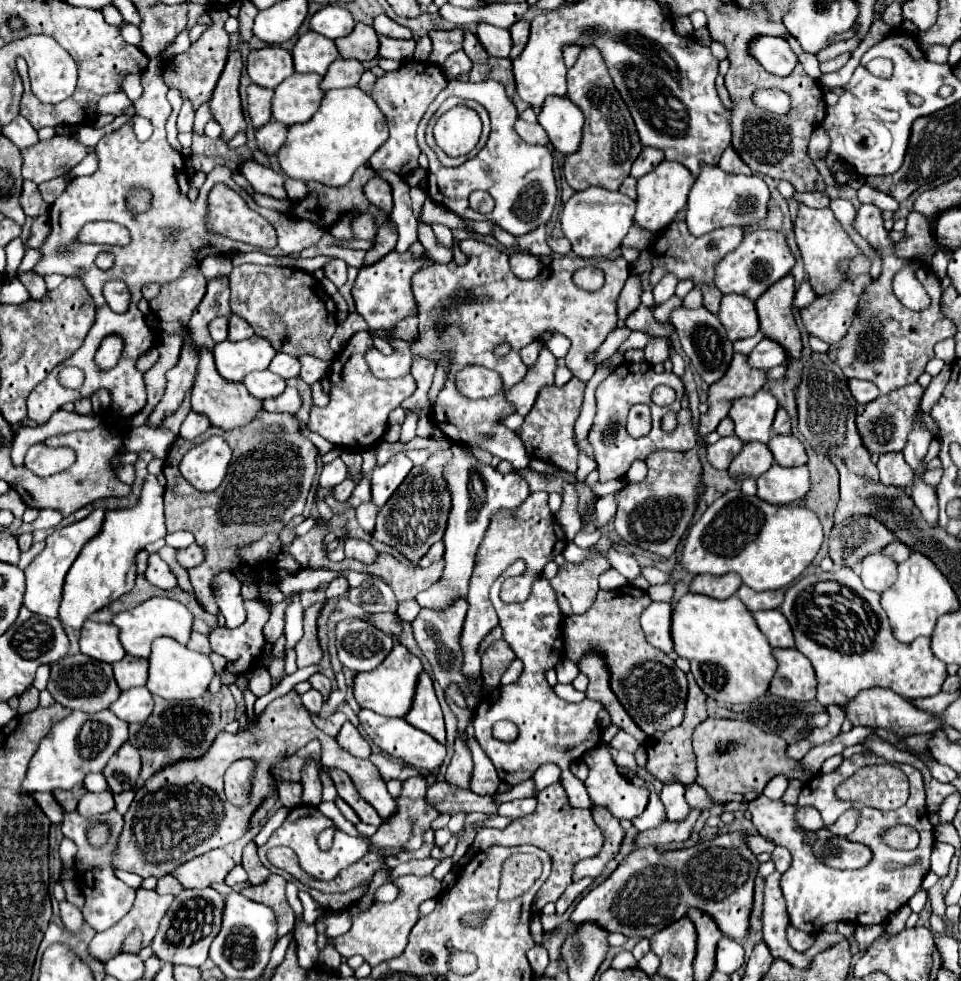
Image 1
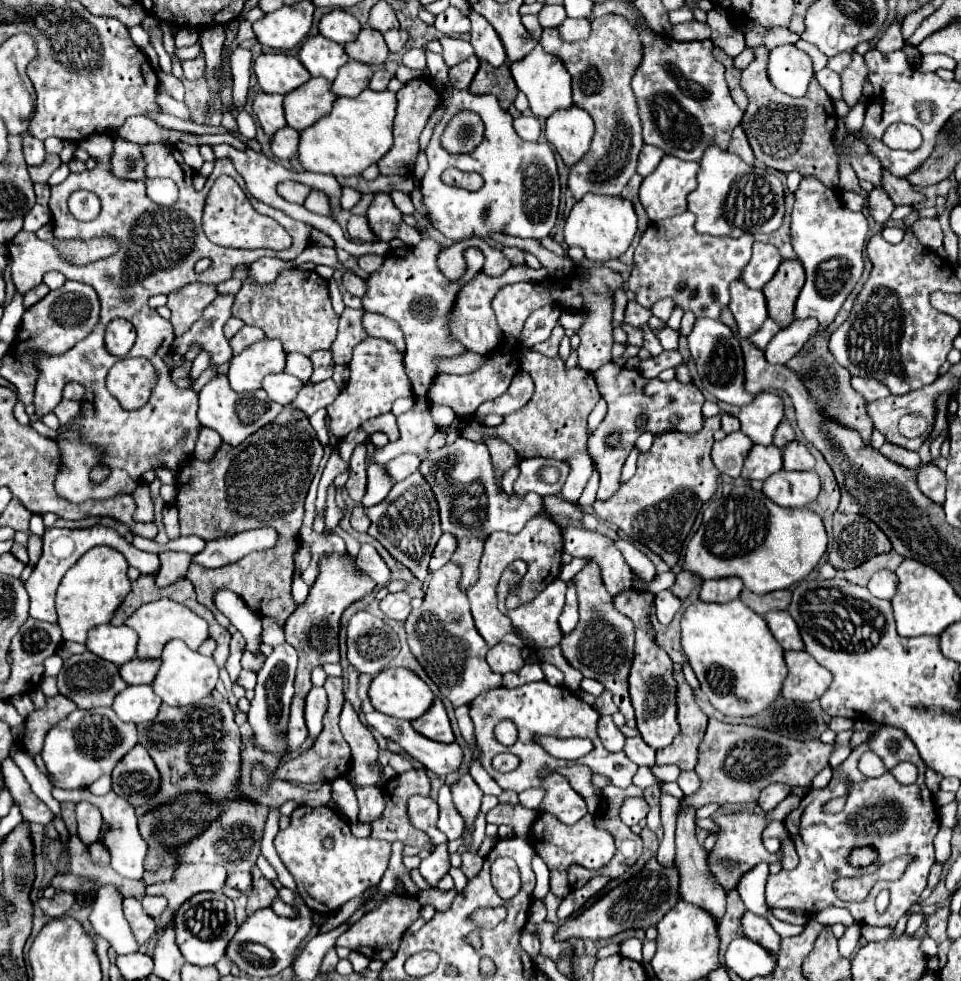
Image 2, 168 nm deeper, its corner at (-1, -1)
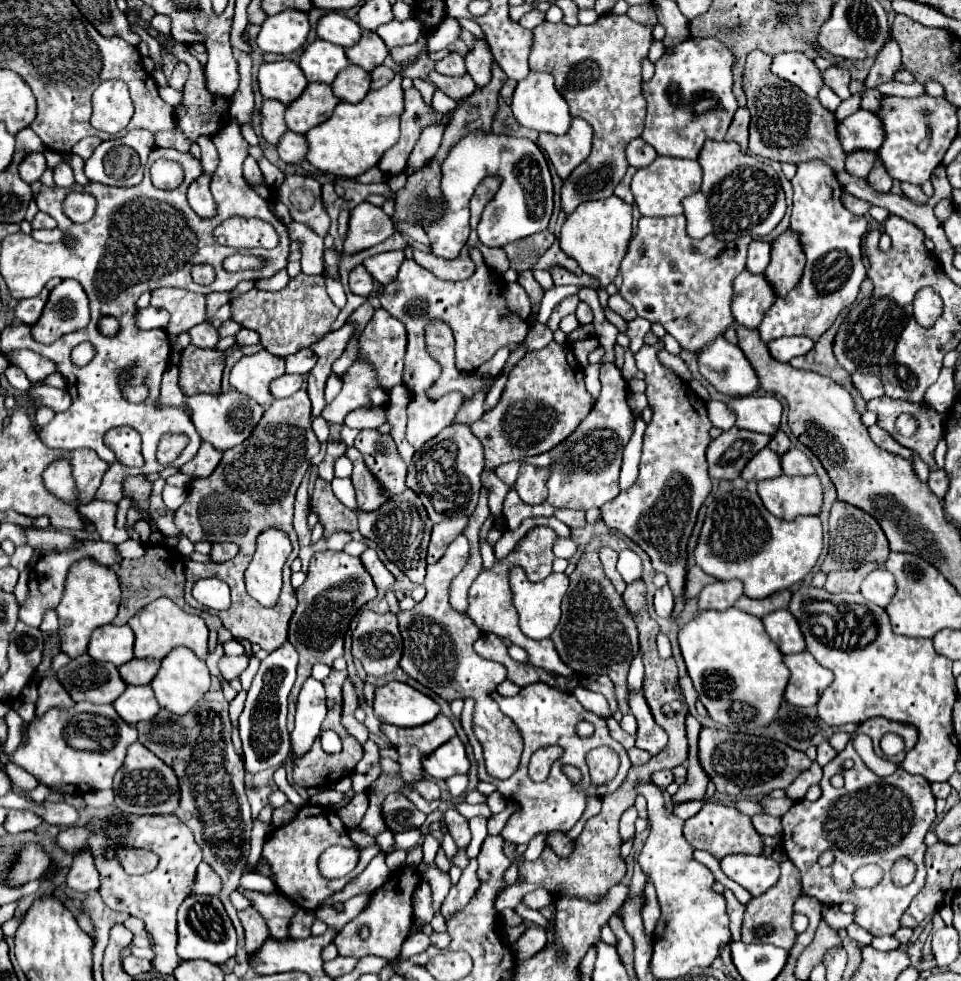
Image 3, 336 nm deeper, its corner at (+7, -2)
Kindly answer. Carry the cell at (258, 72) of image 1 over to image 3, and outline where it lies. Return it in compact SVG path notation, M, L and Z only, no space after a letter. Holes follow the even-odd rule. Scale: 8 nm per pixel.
M290 60L264 62L258 68L258 86L262 96L280 100L282 104L290 104L292 100L296 100L306 84L308 80L300 66Z

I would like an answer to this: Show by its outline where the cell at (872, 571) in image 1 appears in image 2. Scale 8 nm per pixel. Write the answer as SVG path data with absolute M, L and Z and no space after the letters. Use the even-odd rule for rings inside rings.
M888 569L876 571L868 583L868 591L878 599L892 599L896 595L896 587L898 587L898 577Z

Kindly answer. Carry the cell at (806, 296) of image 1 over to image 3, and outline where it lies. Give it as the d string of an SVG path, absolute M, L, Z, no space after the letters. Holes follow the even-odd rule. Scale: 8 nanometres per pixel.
M784 336L784 338L770 342L768 350L772 352L772 358L776 358L778 362L790 362L796 356L808 354L808 350L812 350L812 346L814 346L814 340L810 340L810 338Z

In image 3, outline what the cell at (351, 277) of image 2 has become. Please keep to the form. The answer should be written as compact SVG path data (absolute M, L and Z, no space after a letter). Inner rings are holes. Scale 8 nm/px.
M356 266L350 276L348 276L348 284L350 284L350 290L358 296L368 296L372 292L372 276L368 274L368 270L364 266Z

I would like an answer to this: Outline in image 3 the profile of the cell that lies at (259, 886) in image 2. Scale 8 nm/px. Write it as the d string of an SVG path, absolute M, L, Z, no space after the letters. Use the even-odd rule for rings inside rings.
M254 906L246 908L246 910L240 910L238 912L238 918L242 922L242 928L244 928L244 936L246 936L246 950L248 954L256 952L262 942L268 938L268 924L264 922L262 914L258 910L254 910Z

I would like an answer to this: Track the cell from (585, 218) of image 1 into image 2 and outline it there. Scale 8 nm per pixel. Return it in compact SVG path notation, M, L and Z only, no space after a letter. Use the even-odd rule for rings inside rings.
M588 193L572 207L564 227L564 241L570 247L582 247L586 259L596 263L606 263L610 259L618 259L620 255L624 255L634 235L636 235L636 213L632 203L622 197L608 197L594 193Z

